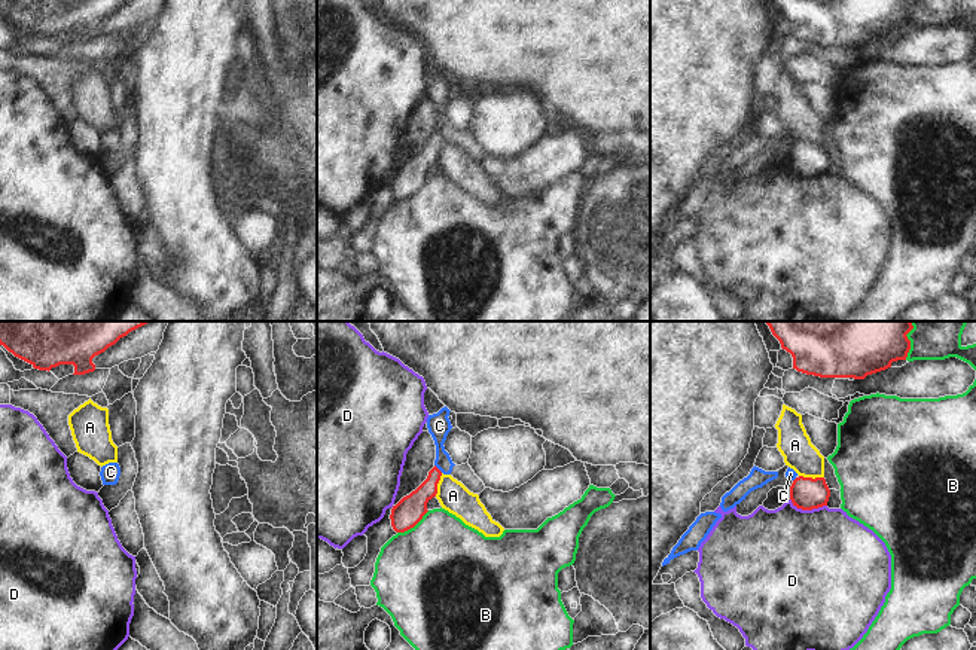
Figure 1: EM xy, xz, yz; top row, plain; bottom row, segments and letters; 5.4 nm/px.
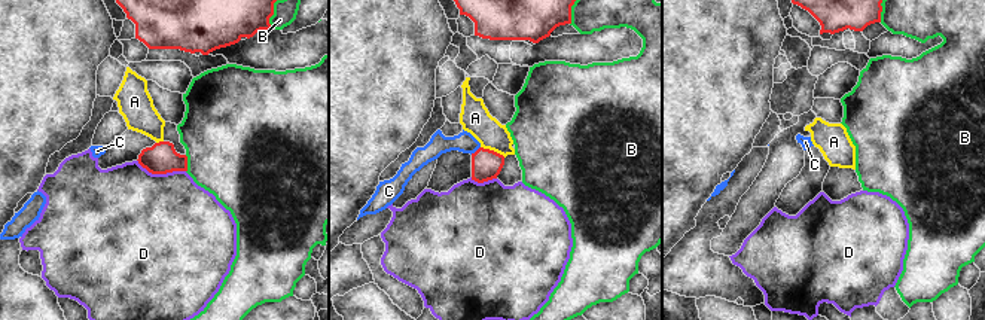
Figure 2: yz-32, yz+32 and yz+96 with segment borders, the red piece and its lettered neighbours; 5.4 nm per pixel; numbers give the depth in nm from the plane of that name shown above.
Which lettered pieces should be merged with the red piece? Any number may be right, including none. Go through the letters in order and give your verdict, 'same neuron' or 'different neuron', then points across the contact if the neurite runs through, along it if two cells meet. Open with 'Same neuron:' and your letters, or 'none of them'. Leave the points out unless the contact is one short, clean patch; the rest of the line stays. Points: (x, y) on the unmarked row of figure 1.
Same neuron: none of them
A: different neuron | along yz (799, 142), (823, 145)
B: different neuron
C: different neuron | along xz (435, 131), (442, 139)
D: different neuron

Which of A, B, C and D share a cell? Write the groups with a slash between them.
A / B / C / D

